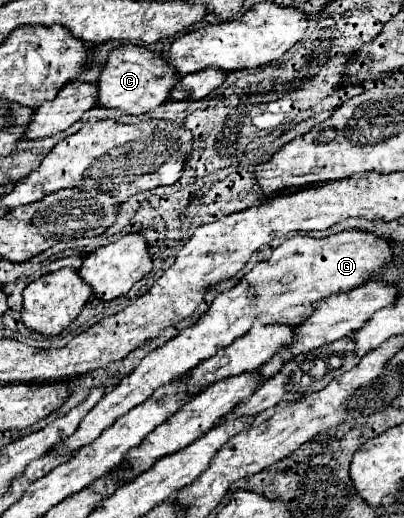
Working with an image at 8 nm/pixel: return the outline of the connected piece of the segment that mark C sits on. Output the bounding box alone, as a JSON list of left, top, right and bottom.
[98,45,180,115]

